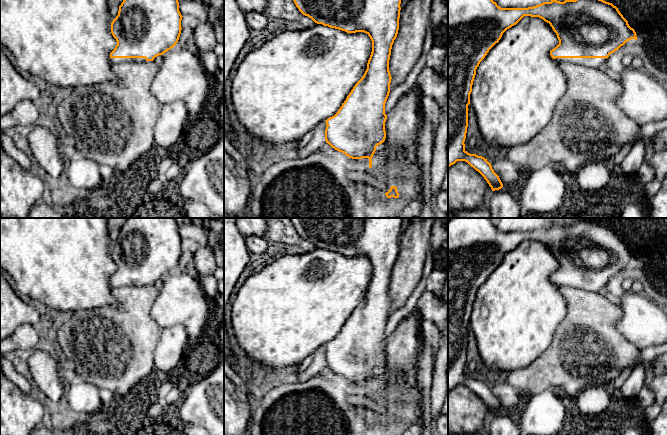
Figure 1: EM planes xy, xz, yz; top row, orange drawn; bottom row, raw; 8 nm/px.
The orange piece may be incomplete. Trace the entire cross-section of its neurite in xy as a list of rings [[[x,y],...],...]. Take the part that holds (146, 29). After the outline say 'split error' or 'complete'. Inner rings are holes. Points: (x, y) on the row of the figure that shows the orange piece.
[[[123,0],[118,15],[111,23],[111,33],[117,45],[110,53],[110,62],[140,63],[163,55],[178,42],[182,17],[178,0]]]; split error

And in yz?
[[[448,0],[448,167],[457,161],[465,161],[478,171],[487,181],[492,191],[499,190],[503,184],[492,169],[491,163],[482,156],[470,154],[465,150],[468,127],[468,105],[476,75],[476,69],[489,50],[499,42],[503,33],[516,25],[524,16],[539,17],[549,23],[556,33],[559,44],[550,51],[551,57],[558,63],[569,62],[600,69],[610,54],[614,53],[627,41],[637,40],[637,34],[628,24],[618,8],[604,0],[551,0],[528,8],[501,8],[493,0]]]; split error

